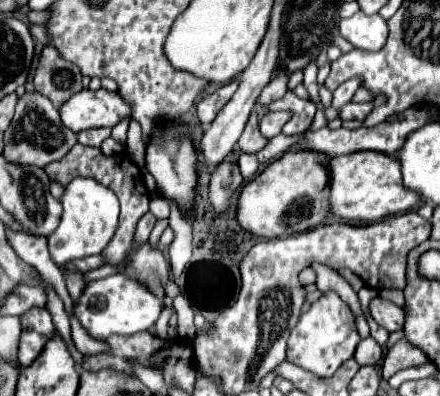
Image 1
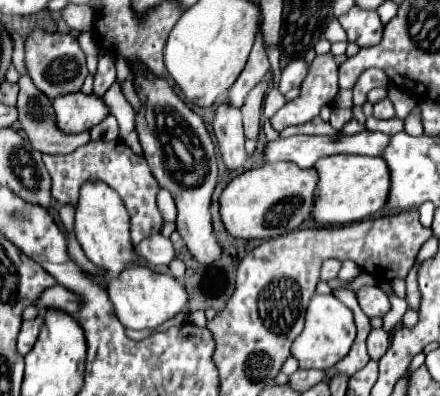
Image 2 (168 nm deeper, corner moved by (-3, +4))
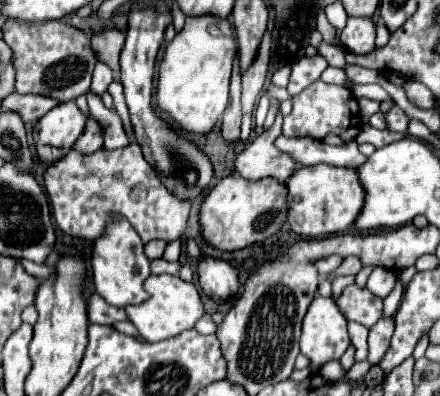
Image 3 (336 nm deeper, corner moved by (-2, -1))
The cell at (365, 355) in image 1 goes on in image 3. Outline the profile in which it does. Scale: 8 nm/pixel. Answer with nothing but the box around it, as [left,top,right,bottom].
[367,318,393,366]

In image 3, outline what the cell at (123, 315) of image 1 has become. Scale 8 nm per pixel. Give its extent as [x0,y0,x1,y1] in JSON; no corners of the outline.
[125,274,203,342]

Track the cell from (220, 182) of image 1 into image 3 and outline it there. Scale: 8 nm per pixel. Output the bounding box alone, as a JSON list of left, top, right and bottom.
[221,60,241,142]

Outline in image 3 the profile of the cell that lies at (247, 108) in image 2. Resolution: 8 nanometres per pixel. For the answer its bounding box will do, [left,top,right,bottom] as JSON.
[241,32,271,114]

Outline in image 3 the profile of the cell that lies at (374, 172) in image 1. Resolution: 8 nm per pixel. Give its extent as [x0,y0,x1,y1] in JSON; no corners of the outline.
[287,164,365,238]

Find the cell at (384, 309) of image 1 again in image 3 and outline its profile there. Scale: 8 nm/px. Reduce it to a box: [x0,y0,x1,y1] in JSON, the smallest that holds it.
[337,284,383,328]

